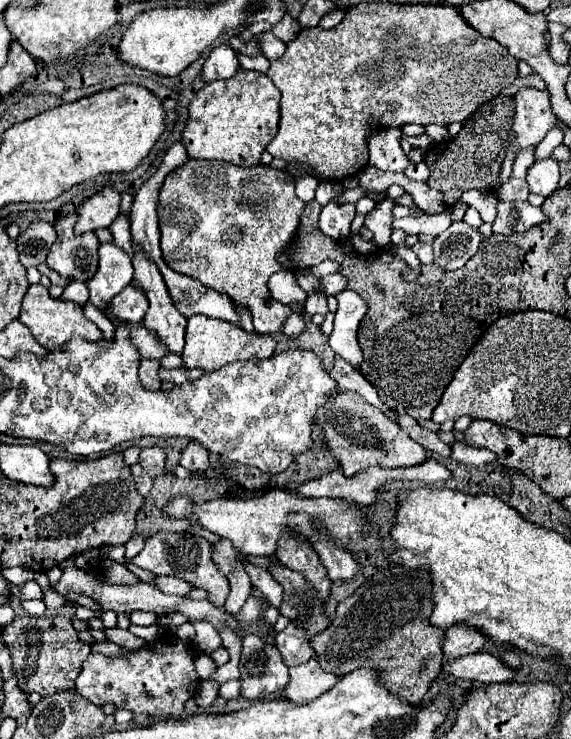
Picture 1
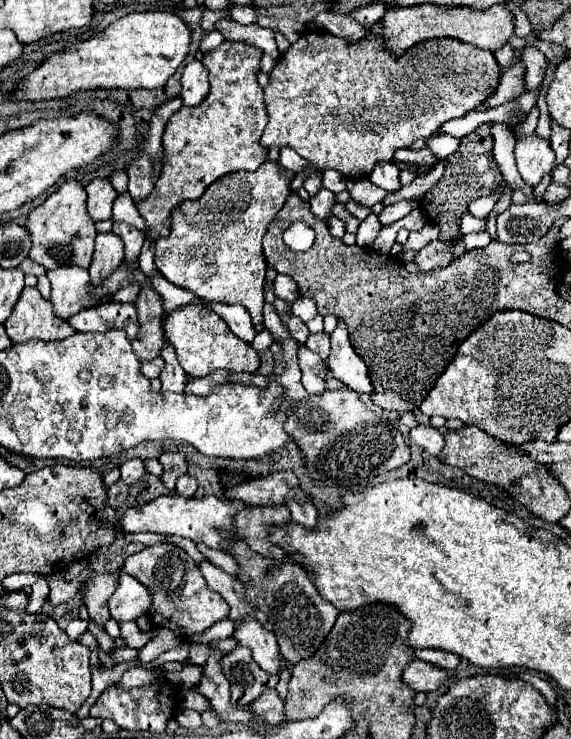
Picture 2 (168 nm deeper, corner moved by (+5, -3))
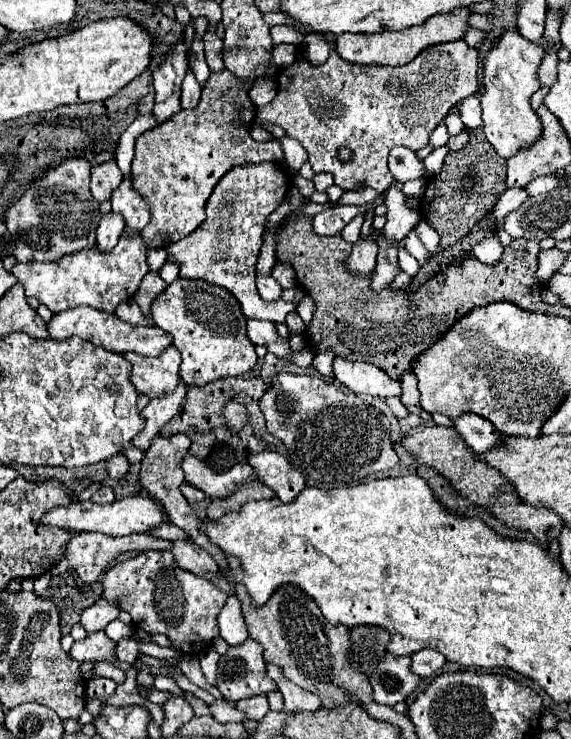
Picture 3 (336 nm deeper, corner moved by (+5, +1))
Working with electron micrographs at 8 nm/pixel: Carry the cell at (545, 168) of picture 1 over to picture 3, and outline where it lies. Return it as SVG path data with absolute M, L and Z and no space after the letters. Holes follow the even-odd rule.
M508 29L496 39L494 47L482 61L482 131L494 151L504 159L516 155L522 147L528 147L528 143L532 143L542 131L540 119L530 105L530 97L540 89L538 65L542 55L544 49L538 43L524 39L518 29Z

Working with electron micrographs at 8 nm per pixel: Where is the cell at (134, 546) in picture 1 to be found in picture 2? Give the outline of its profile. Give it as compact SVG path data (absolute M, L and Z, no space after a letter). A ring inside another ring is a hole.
M116 569L112 573L96 573L92 579L84 583L84 603L88 607L90 617L104 625L110 619L110 611L106 607L110 595L116 591L116 585L120 581L122 569Z

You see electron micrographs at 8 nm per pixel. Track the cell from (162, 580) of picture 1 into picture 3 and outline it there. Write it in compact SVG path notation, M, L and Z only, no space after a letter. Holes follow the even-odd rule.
M98 599L92 607L84 609L80 615L80 627L86 633L96 633L102 631L110 621L114 621L118 617L118 605L114 603L106 603L106 599Z

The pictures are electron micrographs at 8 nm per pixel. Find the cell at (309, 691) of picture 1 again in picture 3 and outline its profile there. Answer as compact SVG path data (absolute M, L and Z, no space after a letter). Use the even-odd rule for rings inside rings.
M254 695L254 697L246 697L246 699L240 699L234 703L234 707L238 711L242 711L246 715L246 719L262 719L266 713L268 713L268 707L266 707L266 695Z

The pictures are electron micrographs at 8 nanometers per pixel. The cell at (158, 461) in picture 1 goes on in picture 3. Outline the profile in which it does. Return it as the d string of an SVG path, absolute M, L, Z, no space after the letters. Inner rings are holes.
M118 453L118 455L110 457L110 459L106 459L108 475L110 475L110 477L114 477L114 479L124 477L124 473L128 471L128 467L130 467L130 463L124 459L124 455L122 455L122 453Z

